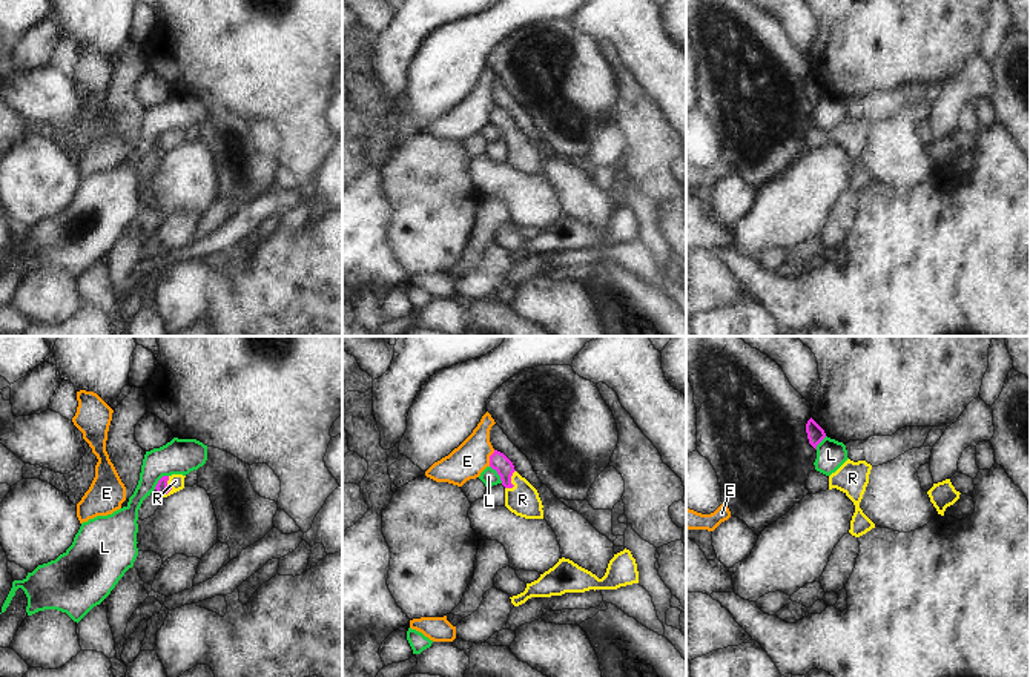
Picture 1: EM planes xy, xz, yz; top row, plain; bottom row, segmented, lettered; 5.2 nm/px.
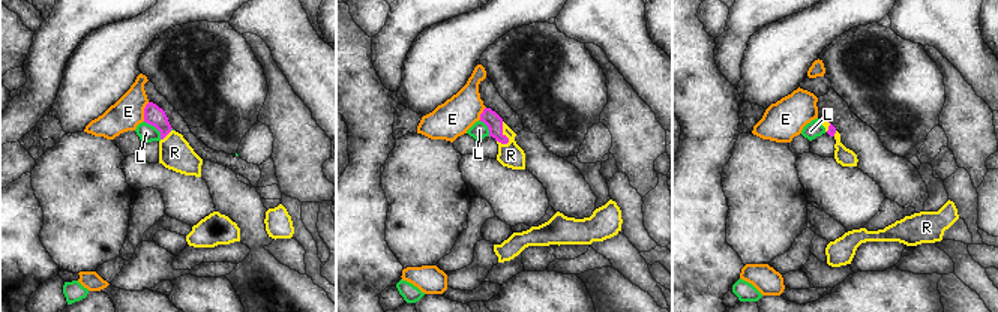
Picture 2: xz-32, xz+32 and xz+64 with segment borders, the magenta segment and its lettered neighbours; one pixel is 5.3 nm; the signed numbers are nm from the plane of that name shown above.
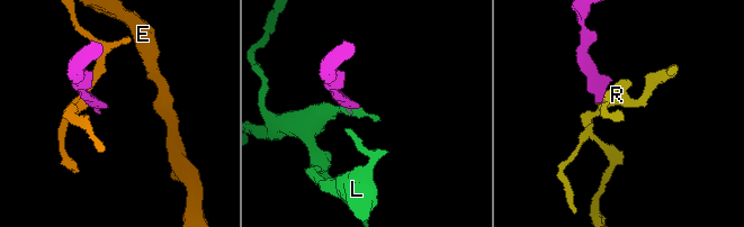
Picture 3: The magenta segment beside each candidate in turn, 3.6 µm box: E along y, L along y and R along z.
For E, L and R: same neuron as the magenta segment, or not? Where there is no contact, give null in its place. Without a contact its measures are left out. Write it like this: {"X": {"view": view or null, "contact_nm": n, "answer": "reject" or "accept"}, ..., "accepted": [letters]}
{"E": {"view": "xz", "contact_nm": 90, "answer": "reject"}, "L": {"view": "xy", "contact_nm": 110, "answer": "reject"}, "R": {"view": "xz", "contact_nm": 120, "answer": "accept"}, "accepted": ["R"]}

